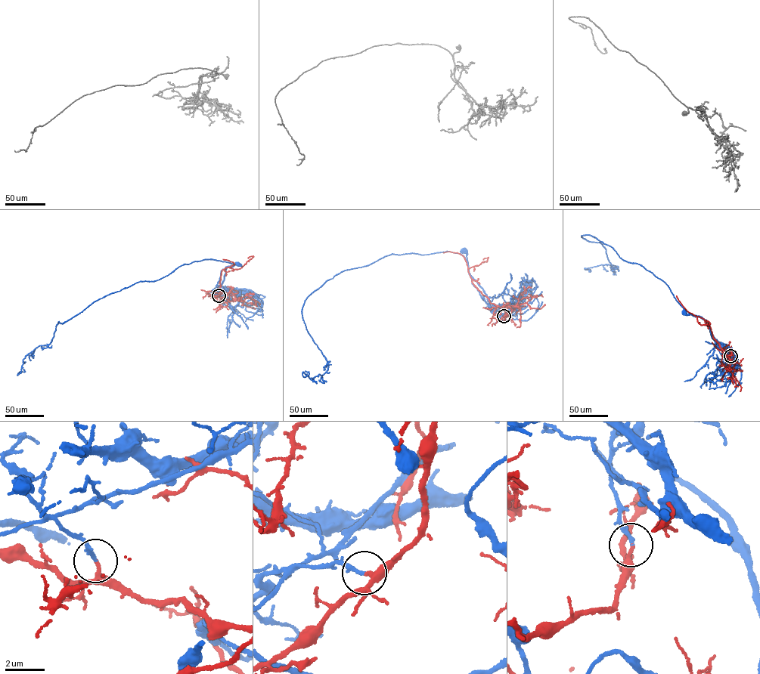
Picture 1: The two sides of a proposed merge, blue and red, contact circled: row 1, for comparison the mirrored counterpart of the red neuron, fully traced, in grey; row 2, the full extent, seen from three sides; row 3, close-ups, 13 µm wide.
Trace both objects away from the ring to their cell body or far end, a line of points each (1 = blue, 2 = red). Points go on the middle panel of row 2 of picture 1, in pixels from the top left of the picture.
1: (504, 316), (494, 313), (494, 305), (488, 301), (482, 289), (469, 275), (466, 253), (463, 251)
2: (504, 316), (507, 307), (491, 303), (473, 285), (468, 271), (468, 269), (487, 261), (488, 258), (483, 259)

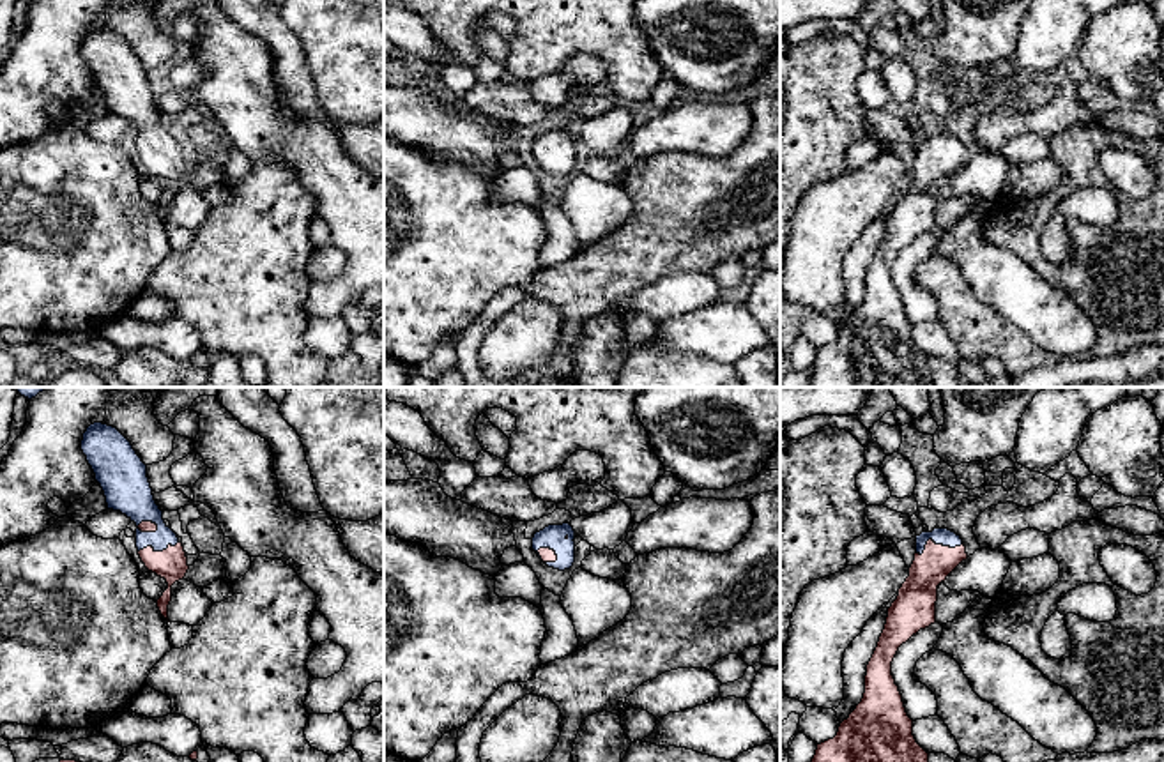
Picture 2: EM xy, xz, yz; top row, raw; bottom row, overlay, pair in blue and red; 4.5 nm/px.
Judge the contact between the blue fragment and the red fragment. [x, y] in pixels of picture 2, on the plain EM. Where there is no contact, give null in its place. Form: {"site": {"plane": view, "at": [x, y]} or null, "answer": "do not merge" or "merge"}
{"site": {"plane": "yz", "at": [936, 147]}, "answer": "do not merge"}

